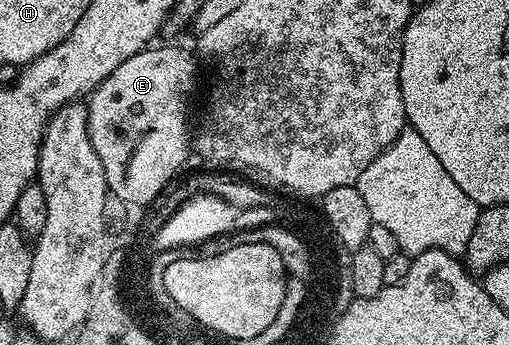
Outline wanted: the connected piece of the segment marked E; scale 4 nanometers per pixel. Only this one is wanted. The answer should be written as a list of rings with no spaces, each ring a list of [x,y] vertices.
[[[176,44],[164,45],[168,46],[160,46],[157,50],[152,50],[153,48],[139,50],[137,54],[126,60],[126,64],[118,64],[118,68],[114,68],[112,75],[92,91],[86,102],[88,107],[88,138],[94,144],[94,152],[98,152],[98,160],[102,160],[102,168],[109,191],[118,196],[119,200],[129,202],[135,208],[142,208],[147,202],[154,201],[163,192],[164,185],[183,168],[184,161],[188,158],[188,150],[190,154],[190,126],[188,130],[187,124],[184,123],[184,98],[188,98],[192,94],[192,85],[196,82],[197,59],[195,57],[192,59],[186,51],[179,50]]]

